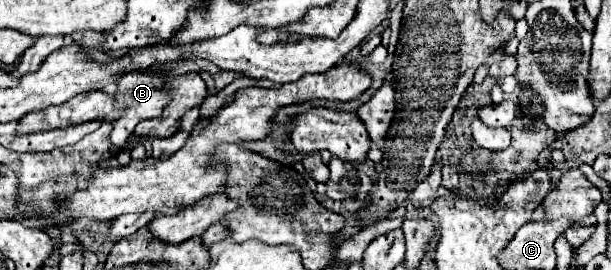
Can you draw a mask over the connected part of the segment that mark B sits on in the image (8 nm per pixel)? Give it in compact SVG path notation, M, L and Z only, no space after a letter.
M157 69L129 71L129 73L119 77L115 95L107 95L103 91L75 95L73 99L65 101L63 105L55 105L55 107L49 107L45 111L33 111L33 113L25 115L19 121L19 131L33 133L33 131L43 131L43 129L53 129L53 127L69 127L69 125L87 123L89 119L103 119L103 121L113 123L113 131L111 131L109 139L113 145L121 147L133 135L133 129L137 123L161 115L163 107L169 103L165 85L167 85L167 79L163 79L163 71L157 71Z

